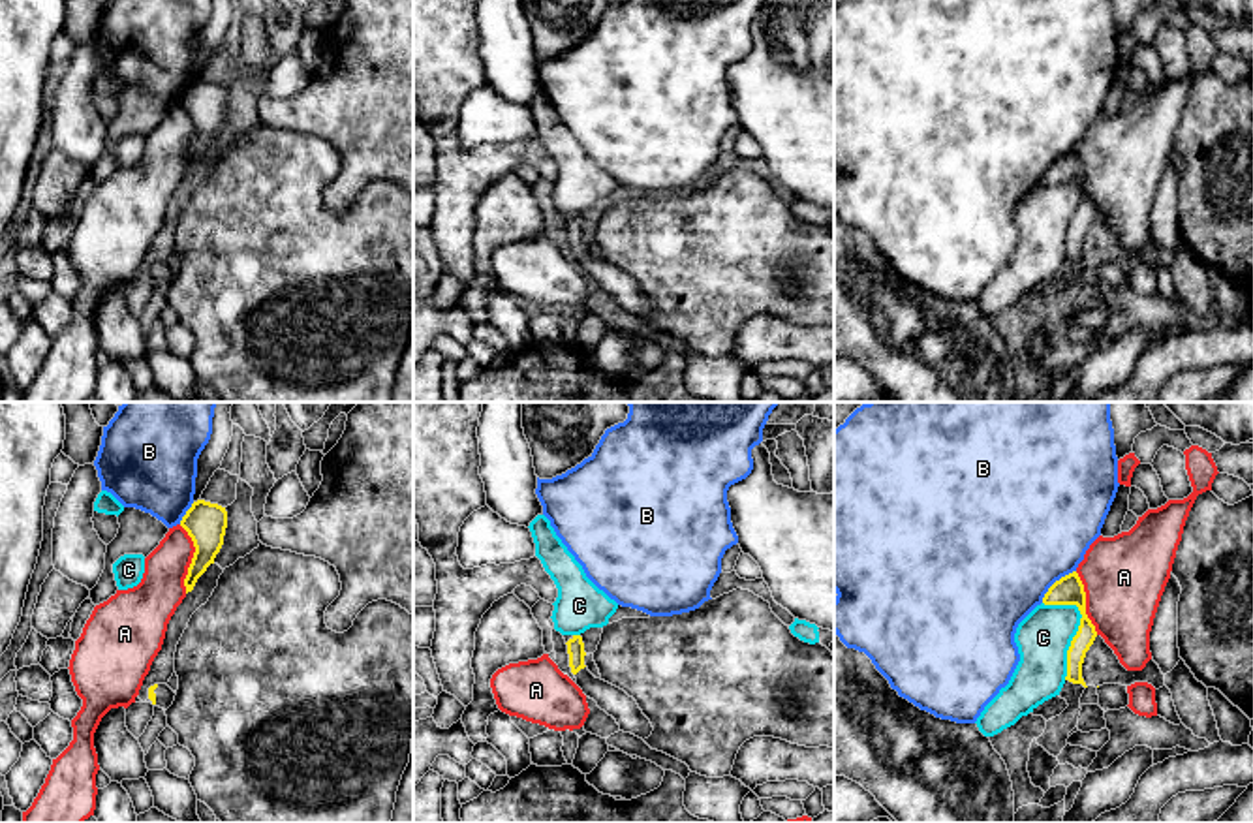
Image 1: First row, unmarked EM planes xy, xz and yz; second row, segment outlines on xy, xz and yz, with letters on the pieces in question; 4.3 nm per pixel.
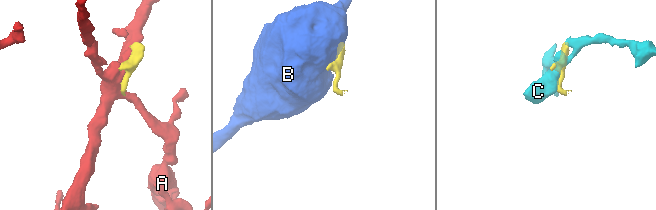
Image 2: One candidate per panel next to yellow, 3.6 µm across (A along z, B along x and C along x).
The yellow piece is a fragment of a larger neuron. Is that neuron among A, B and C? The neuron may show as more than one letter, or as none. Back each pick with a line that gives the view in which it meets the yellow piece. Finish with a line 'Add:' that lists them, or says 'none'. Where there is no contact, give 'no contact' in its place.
Add: none

